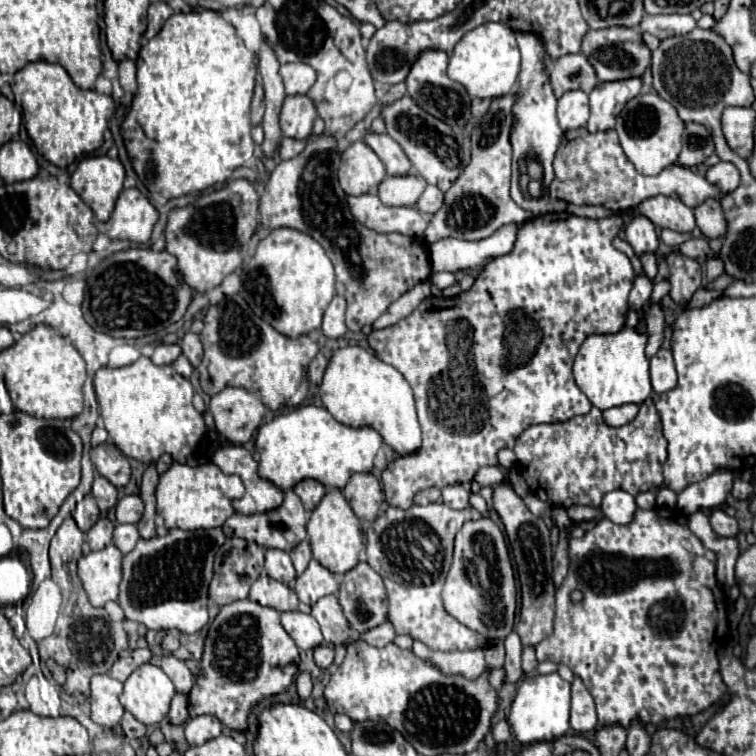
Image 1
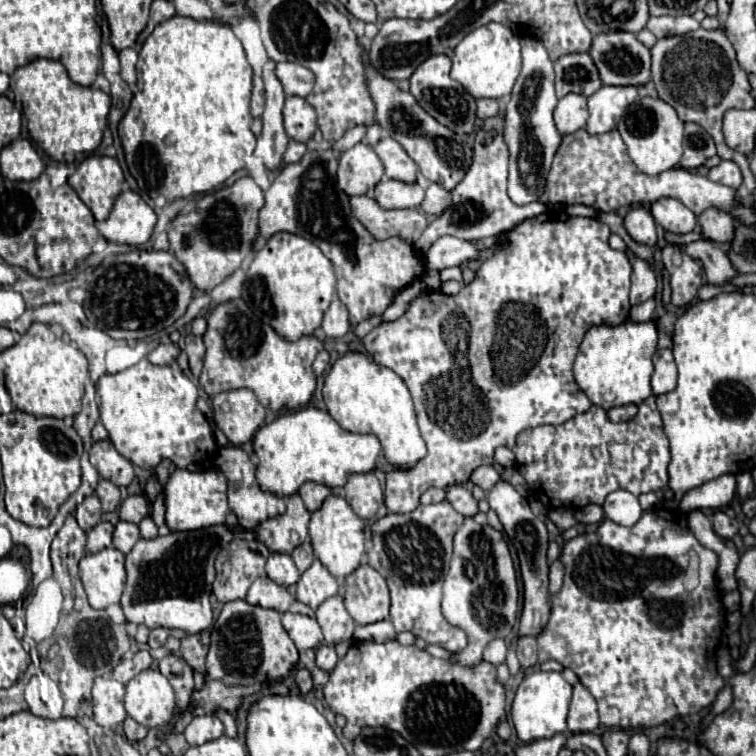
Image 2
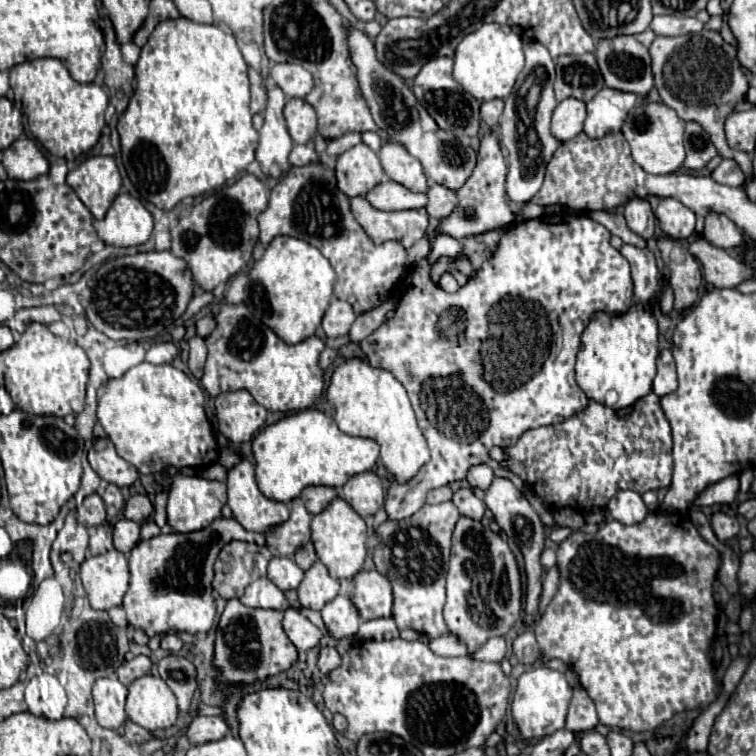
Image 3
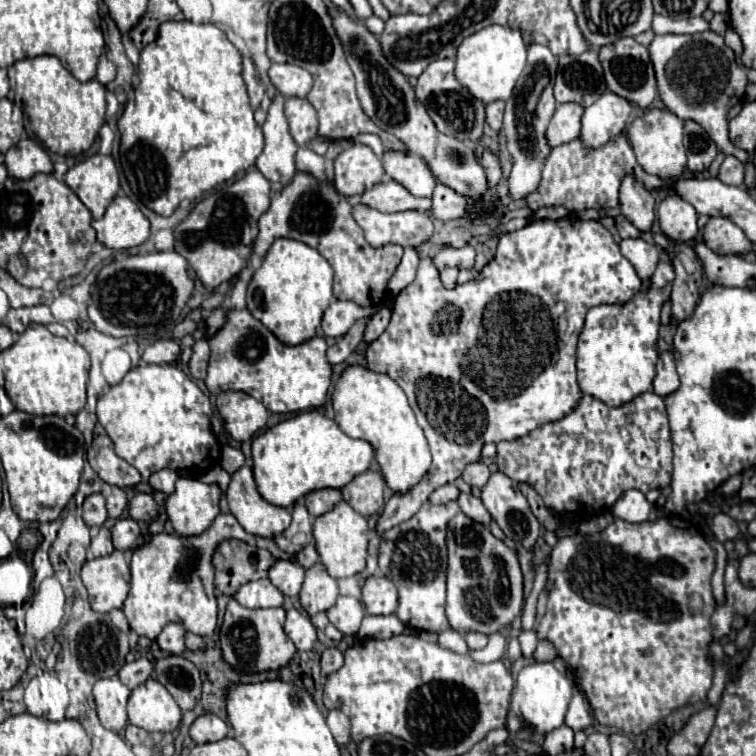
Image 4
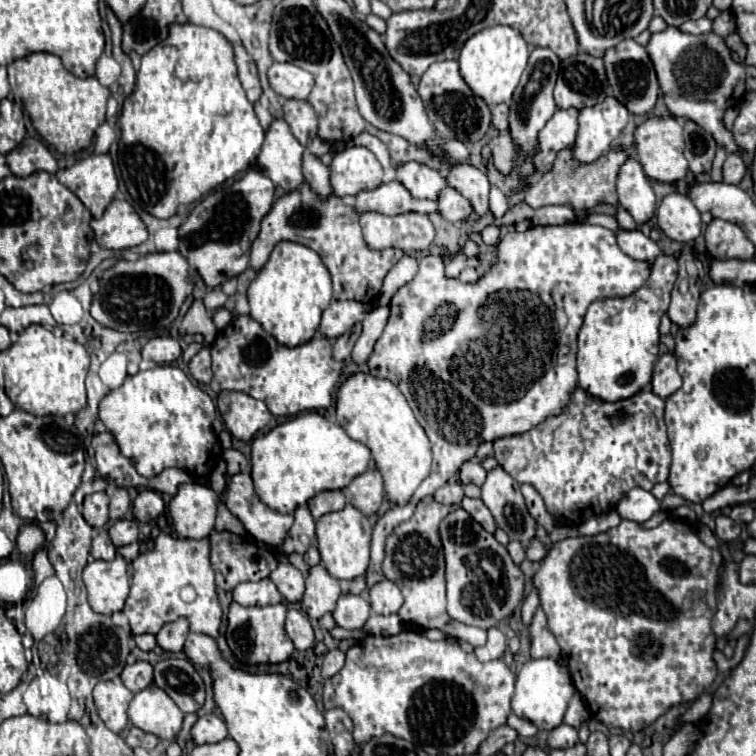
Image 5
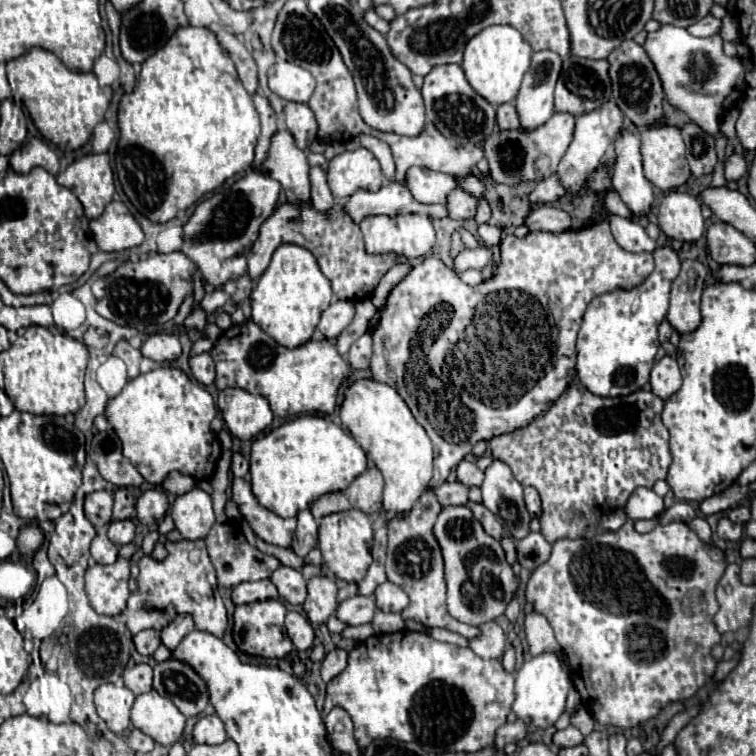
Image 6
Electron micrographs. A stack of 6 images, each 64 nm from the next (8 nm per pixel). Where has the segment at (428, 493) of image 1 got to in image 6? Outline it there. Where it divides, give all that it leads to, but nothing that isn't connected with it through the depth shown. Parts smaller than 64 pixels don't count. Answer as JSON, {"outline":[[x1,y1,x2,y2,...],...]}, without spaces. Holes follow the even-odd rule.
{"outline":[[444,482,434,494,442,506,460,506,468,502,468,488,462,482]]}

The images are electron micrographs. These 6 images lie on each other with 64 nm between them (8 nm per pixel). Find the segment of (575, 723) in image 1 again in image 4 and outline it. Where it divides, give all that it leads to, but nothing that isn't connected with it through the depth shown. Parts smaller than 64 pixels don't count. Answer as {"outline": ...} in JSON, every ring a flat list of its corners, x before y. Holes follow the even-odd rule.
{"outline":[[576,690,566,712,566,726,570,726,572,730,586,730,592,726,592,722,594,722,594,710,590,708,586,694,582,690]]}

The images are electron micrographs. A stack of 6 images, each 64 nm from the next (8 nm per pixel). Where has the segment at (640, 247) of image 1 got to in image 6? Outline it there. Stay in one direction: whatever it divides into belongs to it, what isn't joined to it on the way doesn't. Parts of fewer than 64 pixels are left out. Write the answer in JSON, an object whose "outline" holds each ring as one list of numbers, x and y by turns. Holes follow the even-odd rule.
{"outline":[[622,130,622,136,616,140,616,162,612,168,612,184,622,202,632,210,632,214,646,216,652,208,654,194,652,184,646,180,642,170,640,154,640,136,628,130]]}

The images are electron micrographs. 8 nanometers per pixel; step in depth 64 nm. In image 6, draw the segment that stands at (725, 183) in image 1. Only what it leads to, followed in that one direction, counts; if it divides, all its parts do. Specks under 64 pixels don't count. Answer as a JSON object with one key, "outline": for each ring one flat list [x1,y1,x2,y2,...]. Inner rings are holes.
{"outline":[[732,154,728,160,726,160,726,180,728,182,736,182,740,180,744,174,746,174,746,160,738,154]]}

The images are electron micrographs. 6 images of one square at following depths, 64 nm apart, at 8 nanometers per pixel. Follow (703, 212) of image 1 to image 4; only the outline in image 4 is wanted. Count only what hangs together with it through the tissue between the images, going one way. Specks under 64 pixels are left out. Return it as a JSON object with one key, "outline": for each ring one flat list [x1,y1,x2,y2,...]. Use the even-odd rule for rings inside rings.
{"outline":[[712,216,702,232,702,238,708,248,718,254,746,254,752,250,752,242,746,234,728,218]]}

